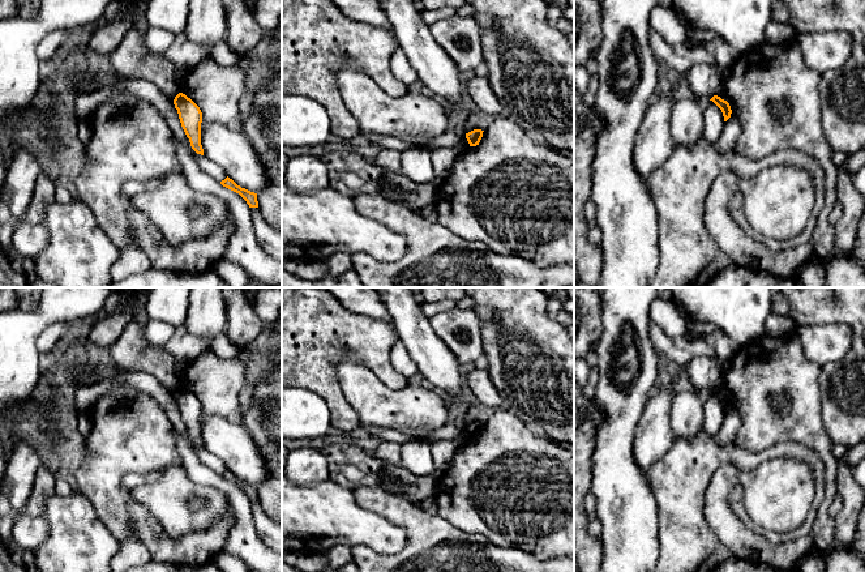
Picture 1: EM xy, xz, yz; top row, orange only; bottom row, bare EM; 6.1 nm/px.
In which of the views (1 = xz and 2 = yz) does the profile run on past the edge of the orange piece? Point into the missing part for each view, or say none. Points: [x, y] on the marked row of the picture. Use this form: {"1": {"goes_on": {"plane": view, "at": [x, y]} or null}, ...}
{"1": {"goes_on": null}, "2": {"goes_on": null}}

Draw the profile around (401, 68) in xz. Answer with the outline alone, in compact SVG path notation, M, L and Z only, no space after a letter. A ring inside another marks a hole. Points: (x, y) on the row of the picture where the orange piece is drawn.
M395 48L390 61L391 73L407 86L419 81L417 72L411 67L410 60L404 55L404 52L399 48Z

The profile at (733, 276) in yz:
M732 264L718 273L706 287L795 287L795 279Z

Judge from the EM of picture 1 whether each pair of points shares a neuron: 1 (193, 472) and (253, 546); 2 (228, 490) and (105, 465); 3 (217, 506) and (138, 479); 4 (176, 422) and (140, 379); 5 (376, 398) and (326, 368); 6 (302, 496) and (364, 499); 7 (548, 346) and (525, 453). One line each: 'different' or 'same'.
1: same
2: different
3: different
4: same
5: different
6: different
7: different

